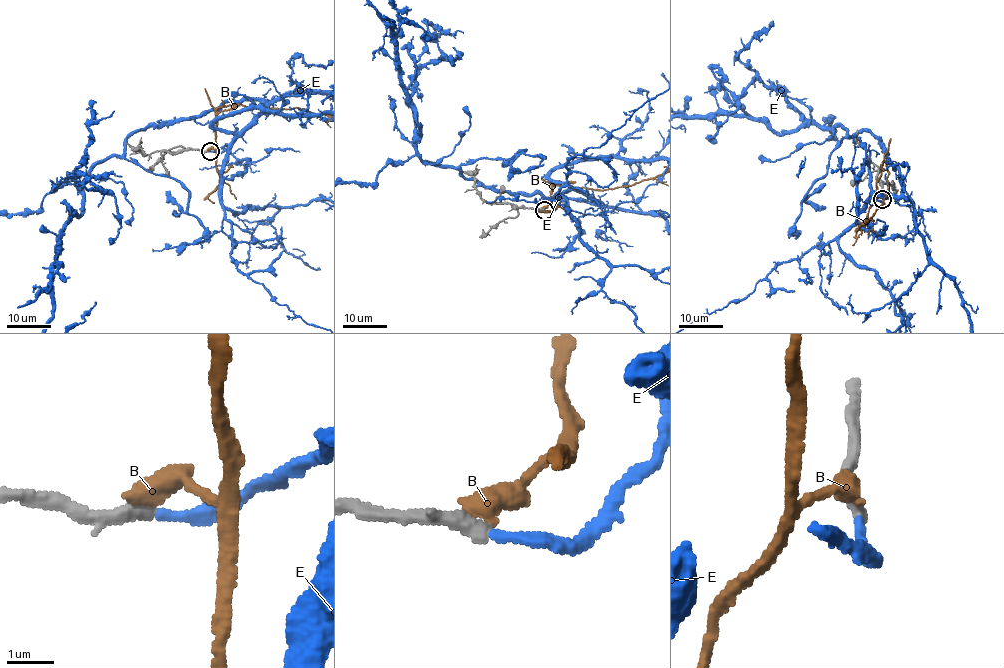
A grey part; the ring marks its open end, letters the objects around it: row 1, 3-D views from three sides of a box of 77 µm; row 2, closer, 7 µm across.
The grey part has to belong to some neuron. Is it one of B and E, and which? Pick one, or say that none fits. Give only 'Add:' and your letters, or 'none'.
Add: E

